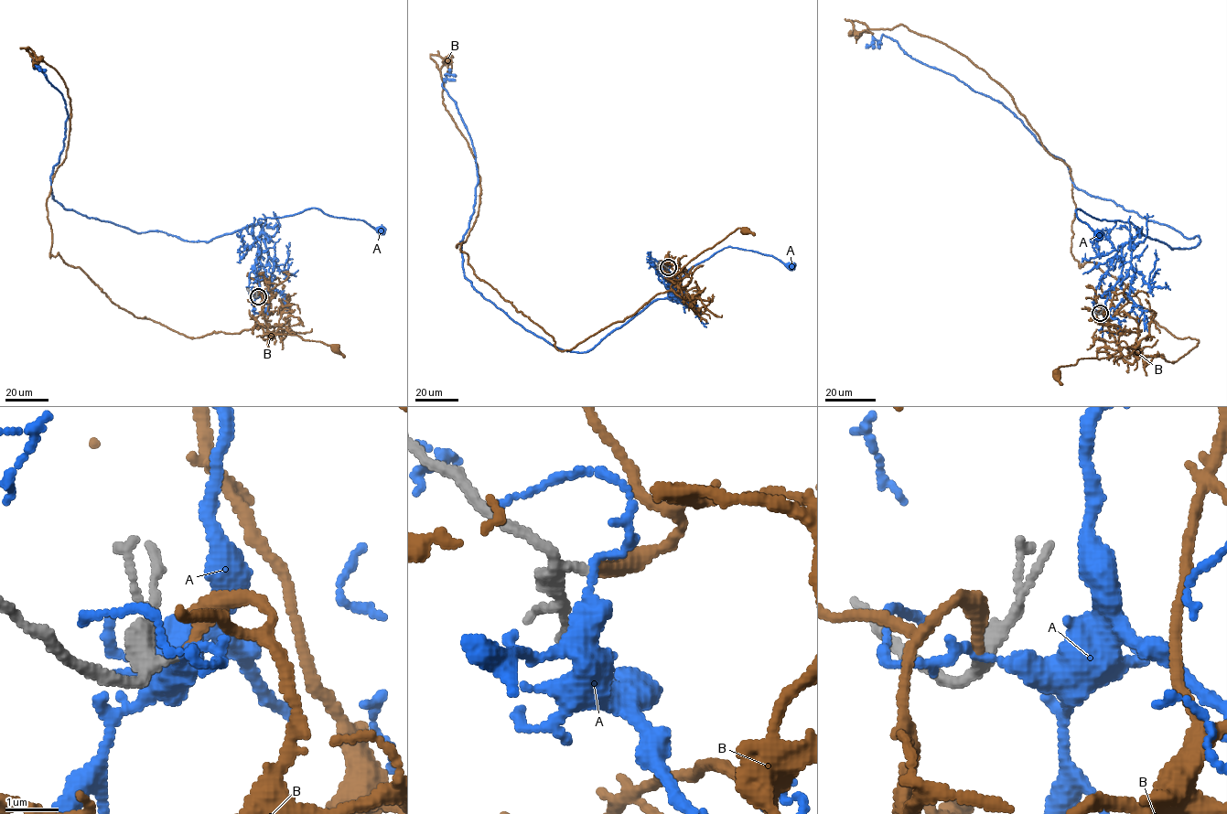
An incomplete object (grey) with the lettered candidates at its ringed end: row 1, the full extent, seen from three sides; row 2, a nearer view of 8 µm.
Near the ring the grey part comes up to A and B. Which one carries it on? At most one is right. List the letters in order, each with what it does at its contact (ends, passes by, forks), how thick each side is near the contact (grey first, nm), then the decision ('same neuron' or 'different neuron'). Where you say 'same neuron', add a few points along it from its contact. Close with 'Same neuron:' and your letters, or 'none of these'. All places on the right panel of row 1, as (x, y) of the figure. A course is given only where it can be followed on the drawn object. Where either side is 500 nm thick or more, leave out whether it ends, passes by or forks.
A: it passes by; calibres 280 and 240 nm; different neuron
B: it ends; calibres 280 and 260 nm; same neuron; course (1100, 313), (1096, 320), (1108, 322), (1117, 352), (1080, 358), (1060, 366), (1056, 373)
Same neuron: B

